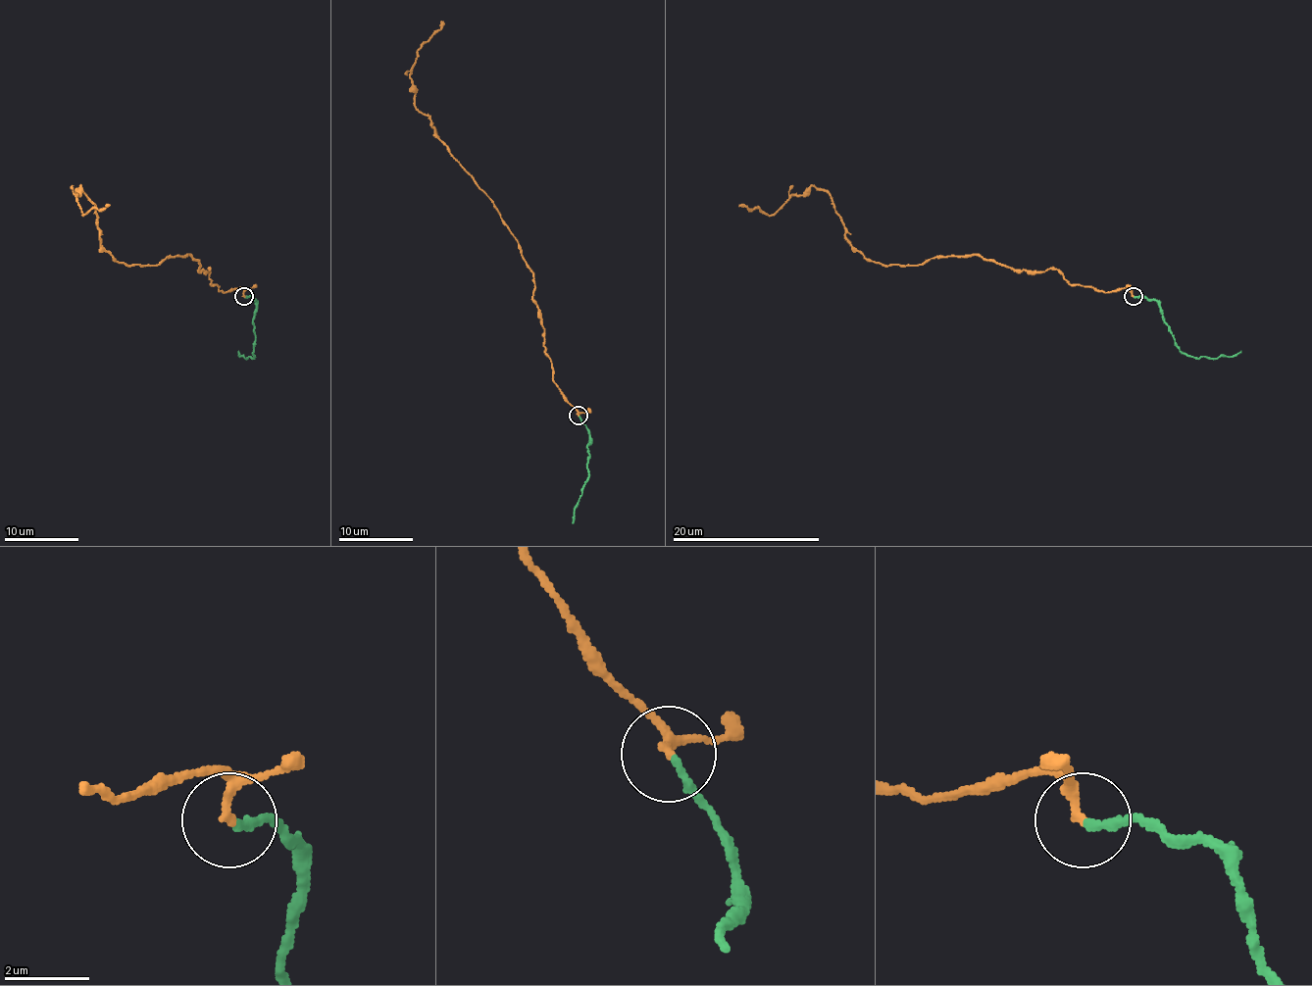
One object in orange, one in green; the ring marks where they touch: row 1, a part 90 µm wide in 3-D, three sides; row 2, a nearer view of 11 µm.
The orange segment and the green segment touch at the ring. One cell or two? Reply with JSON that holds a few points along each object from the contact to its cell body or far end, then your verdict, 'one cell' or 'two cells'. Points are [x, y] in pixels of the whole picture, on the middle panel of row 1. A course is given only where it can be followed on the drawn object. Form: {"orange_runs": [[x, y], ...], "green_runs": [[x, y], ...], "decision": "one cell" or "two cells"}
{"orange_runs": [[578, 416], [553, 380], [533, 271], [522, 249], [415, 106], [410, 73], [417, 50], [443, 21]], "green_runs": [[580, 416], [588, 436], [588, 474], [572, 522]], "decision": "one cell"}

